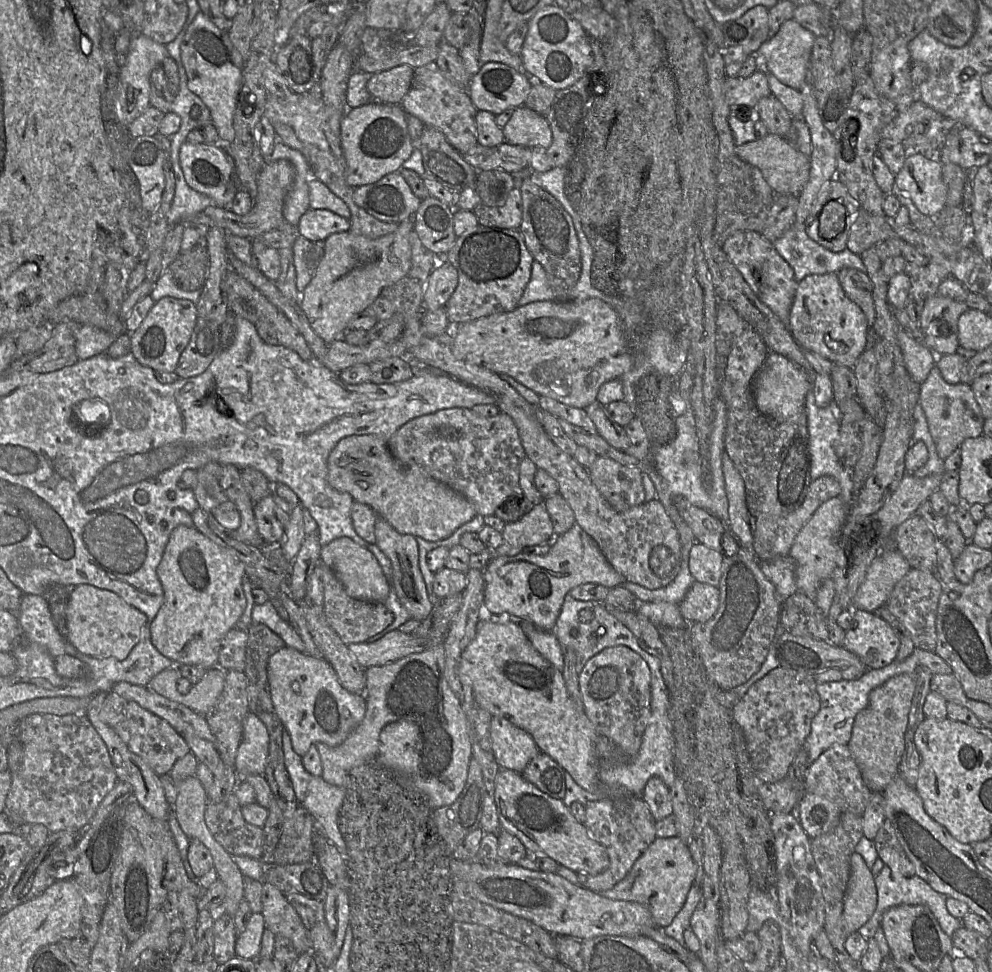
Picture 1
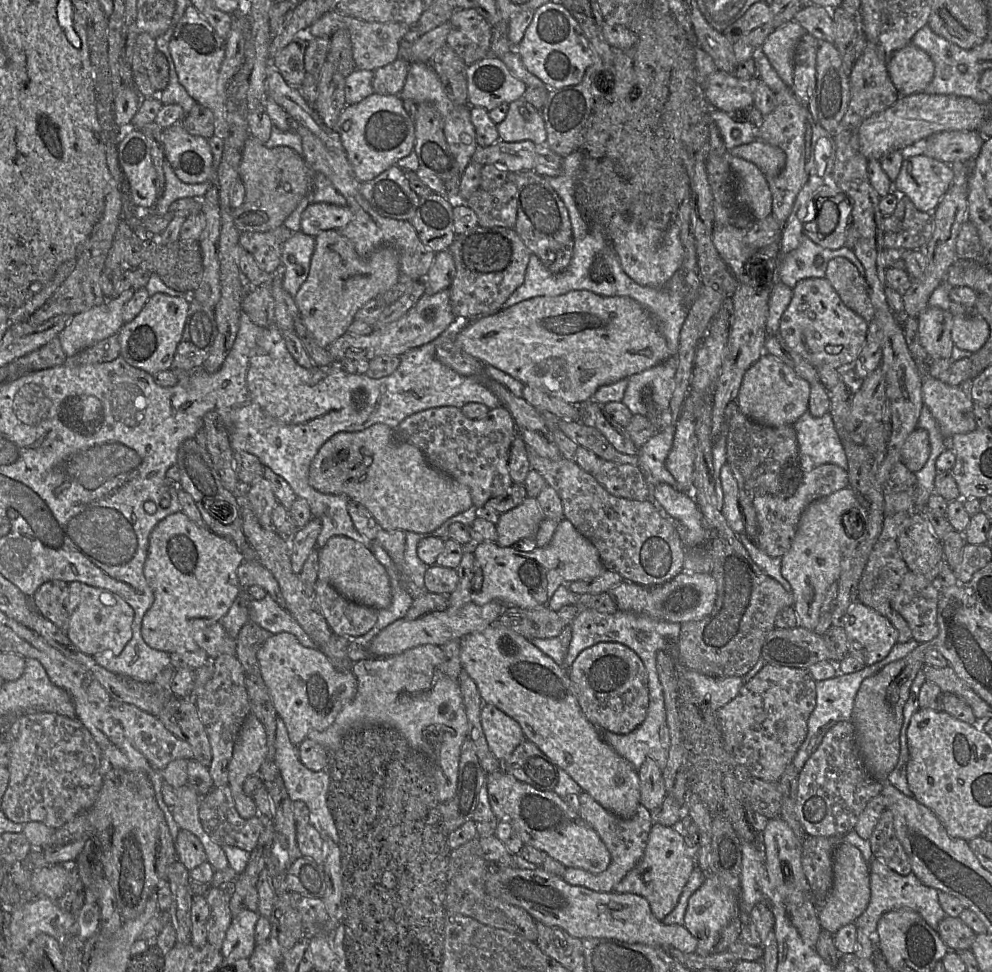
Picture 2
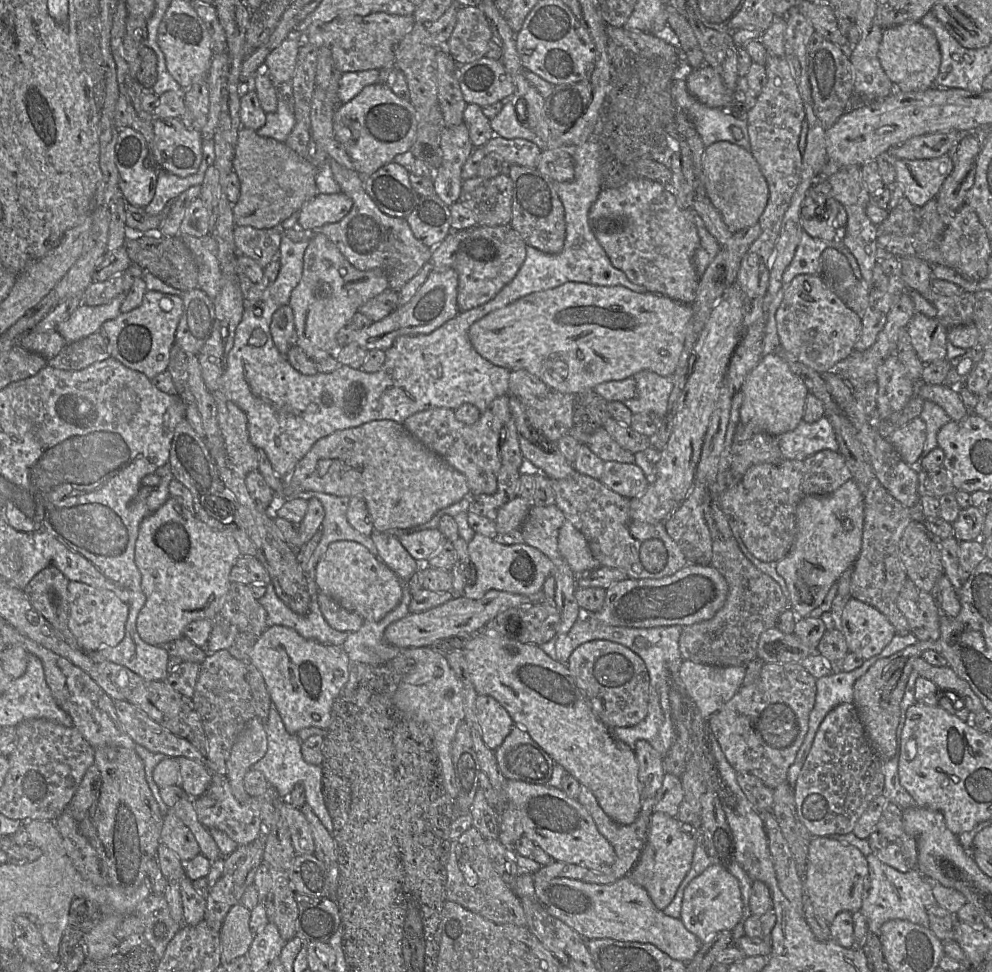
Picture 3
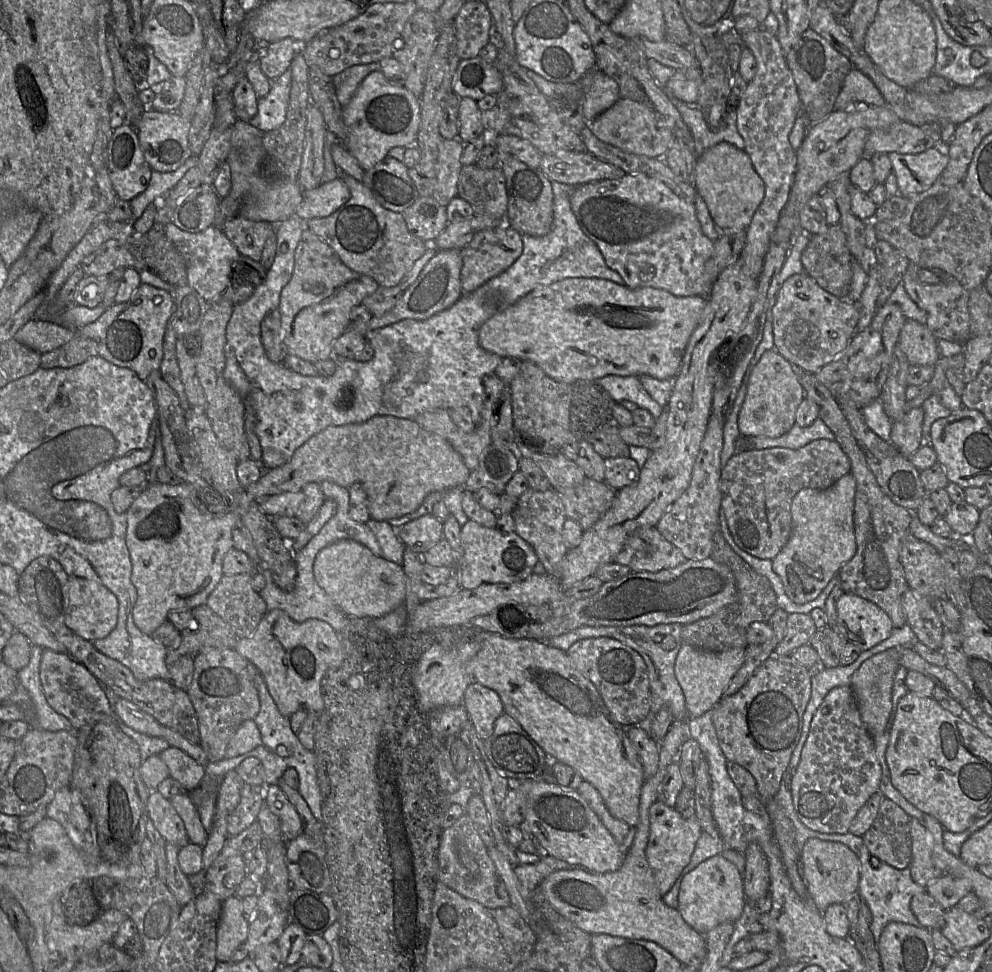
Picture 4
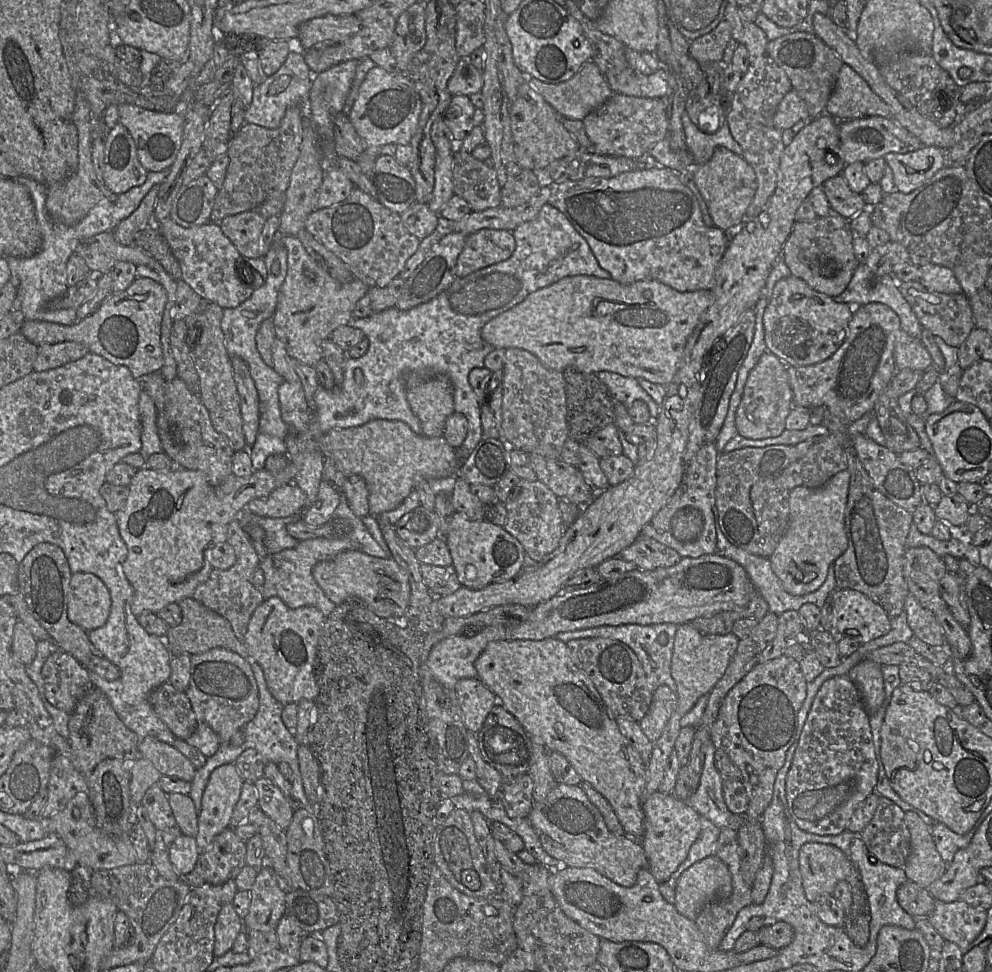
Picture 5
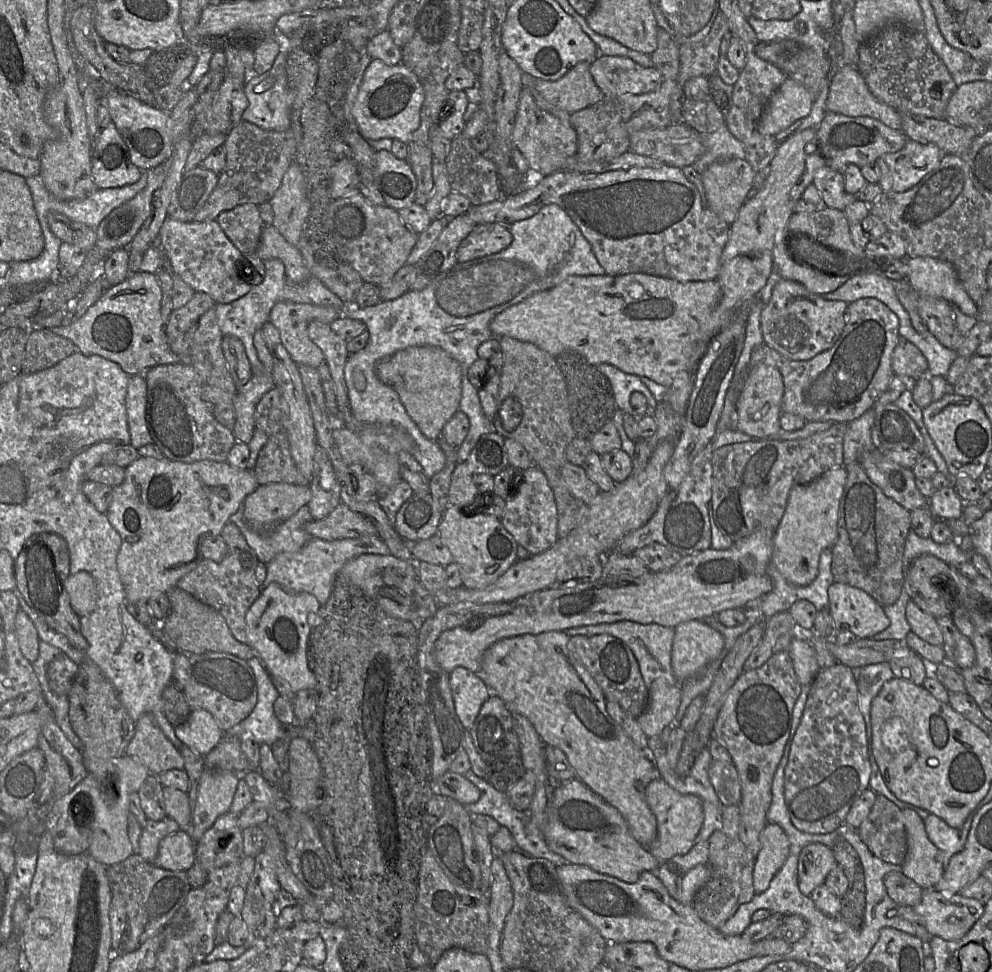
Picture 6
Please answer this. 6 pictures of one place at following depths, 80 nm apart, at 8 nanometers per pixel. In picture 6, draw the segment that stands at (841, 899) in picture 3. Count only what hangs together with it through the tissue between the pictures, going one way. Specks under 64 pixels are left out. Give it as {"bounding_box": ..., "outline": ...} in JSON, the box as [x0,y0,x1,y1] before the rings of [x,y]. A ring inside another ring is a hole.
{"bounding_box":[797,843,837,897],"outline":[[[811,843],[803,847],[797,867],[801,893],[810,897],[816,887],[825,883],[826,877],[837,865],[830,847],[820,843]]]}

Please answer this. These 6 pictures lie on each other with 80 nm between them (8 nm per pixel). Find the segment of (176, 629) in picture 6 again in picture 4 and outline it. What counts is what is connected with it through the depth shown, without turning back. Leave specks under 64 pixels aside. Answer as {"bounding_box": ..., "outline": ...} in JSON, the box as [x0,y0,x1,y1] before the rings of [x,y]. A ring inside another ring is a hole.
{"bounding_box":[165,604,239,667],"outline":[[[206,604],[194,607],[190,612],[198,628],[195,631],[183,630],[180,632],[179,646],[167,648],[165,660],[168,667],[184,655],[194,658],[200,651],[216,648],[234,649],[238,643],[239,638],[233,628]]]}

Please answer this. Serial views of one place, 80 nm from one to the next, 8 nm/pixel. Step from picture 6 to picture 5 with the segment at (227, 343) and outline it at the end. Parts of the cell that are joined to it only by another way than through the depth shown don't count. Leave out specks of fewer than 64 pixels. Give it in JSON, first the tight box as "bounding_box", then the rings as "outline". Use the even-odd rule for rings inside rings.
{"bounding_box":[231,357,260,446],"outline":[[[231,357],[233,377],[240,397],[243,430],[246,443],[252,446],[259,433],[260,400],[248,363],[240,357]]]}

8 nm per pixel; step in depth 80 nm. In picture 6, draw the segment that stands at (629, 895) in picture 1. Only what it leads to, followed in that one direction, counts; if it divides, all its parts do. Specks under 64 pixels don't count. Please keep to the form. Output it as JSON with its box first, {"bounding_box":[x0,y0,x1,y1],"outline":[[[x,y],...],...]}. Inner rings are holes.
{"bounding_box":[645,776,704,864],"outline":[[[658,776],[645,790],[647,804],[657,821],[657,834],[646,847],[660,864],[676,855],[686,854],[694,844],[704,820],[703,801],[694,794],[681,794]]]}

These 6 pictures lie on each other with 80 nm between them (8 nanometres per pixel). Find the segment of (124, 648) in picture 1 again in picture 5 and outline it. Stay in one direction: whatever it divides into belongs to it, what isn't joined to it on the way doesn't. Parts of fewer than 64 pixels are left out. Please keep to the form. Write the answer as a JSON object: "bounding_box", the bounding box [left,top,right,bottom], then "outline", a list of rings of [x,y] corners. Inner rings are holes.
{"bounding_box":[68,572,111,632],"outline":[[[88,572],[72,574],[69,588],[68,618],[90,632],[102,627],[111,611],[111,595],[105,583]]]}

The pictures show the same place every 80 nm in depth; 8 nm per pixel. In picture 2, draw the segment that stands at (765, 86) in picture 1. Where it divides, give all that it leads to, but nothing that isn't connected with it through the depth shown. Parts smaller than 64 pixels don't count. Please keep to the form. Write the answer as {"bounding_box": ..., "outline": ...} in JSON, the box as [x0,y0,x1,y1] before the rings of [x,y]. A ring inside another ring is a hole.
{"bounding_box":[703,71,759,112],"outline":[[[716,71],[706,78],[703,91],[714,108],[731,112],[754,106],[754,92],[759,80],[756,76],[741,79],[735,73]]]}

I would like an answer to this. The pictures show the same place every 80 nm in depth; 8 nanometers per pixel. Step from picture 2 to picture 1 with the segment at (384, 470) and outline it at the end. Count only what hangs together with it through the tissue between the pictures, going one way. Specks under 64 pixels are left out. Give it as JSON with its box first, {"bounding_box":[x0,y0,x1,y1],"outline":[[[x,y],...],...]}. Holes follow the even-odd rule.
{"bounding_box":[328,435,476,542],"outline":[[[352,435],[342,438],[331,451],[328,461],[328,483],[340,492],[349,493],[354,501],[371,507],[401,534],[436,542],[450,537],[476,515],[474,505],[462,494],[435,480],[417,464],[403,464],[391,454],[388,444],[375,435]]]}

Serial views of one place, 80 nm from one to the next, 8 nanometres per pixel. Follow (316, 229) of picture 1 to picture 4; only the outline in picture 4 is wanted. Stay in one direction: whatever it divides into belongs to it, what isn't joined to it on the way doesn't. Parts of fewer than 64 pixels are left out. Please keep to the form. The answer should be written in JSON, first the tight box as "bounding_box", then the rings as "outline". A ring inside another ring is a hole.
{"bounding_box":[296,176,350,222],"outline":[[[341,176],[321,183],[318,187],[304,192],[304,199],[296,215],[304,222],[313,218],[331,215],[350,199],[350,191]]]}

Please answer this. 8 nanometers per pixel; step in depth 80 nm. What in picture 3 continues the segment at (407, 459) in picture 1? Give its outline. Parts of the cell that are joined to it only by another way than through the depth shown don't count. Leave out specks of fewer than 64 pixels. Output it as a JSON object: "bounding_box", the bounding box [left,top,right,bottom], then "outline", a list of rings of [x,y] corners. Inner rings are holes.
{"bounding_box":[404,395,512,496],"outline":[[[509,395],[495,398],[473,425],[466,425],[455,418],[454,410],[434,408],[408,417],[404,428],[425,447],[442,457],[450,466],[462,473],[474,496],[494,494],[497,490],[497,475],[501,468],[499,455],[501,431],[508,431],[512,417]]]}

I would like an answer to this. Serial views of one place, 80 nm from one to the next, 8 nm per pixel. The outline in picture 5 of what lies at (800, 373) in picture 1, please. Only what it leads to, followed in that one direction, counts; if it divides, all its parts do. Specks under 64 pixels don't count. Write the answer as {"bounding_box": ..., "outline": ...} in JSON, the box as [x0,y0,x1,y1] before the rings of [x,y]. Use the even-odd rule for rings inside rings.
{"bounding_box":[736,351,793,439],"outline":[[[765,351],[747,378],[736,412],[737,432],[748,439],[777,437],[785,430],[785,421],[793,406],[793,392],[785,363],[775,354]]]}

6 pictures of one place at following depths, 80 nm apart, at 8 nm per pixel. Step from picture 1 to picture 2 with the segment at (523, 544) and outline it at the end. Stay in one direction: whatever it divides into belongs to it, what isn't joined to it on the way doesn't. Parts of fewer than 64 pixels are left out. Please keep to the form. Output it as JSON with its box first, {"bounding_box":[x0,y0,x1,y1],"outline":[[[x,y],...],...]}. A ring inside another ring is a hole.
{"bounding_box":[496,497,543,547],"outline":[[[526,497],[517,507],[500,514],[496,543],[500,547],[513,547],[521,540],[533,539],[543,519],[537,500]]]}

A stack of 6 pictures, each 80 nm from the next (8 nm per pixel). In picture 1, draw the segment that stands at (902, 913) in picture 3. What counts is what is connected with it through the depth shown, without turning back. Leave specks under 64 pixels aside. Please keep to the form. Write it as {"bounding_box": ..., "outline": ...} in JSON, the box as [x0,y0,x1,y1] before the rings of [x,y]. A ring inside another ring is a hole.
{"bounding_box":[857,865,962,940],"outline":[[[885,865],[874,879],[877,889],[877,905],[870,919],[857,930],[860,935],[866,940],[874,937],[877,928],[881,924],[884,912],[891,907],[899,905],[927,906],[935,916],[941,929],[948,936],[951,936],[959,927],[962,926],[961,920],[953,917],[948,912],[945,904],[947,896],[935,891],[926,881],[924,881],[917,875],[914,875],[912,877],[904,877],[899,872],[893,871],[887,865]]]}

